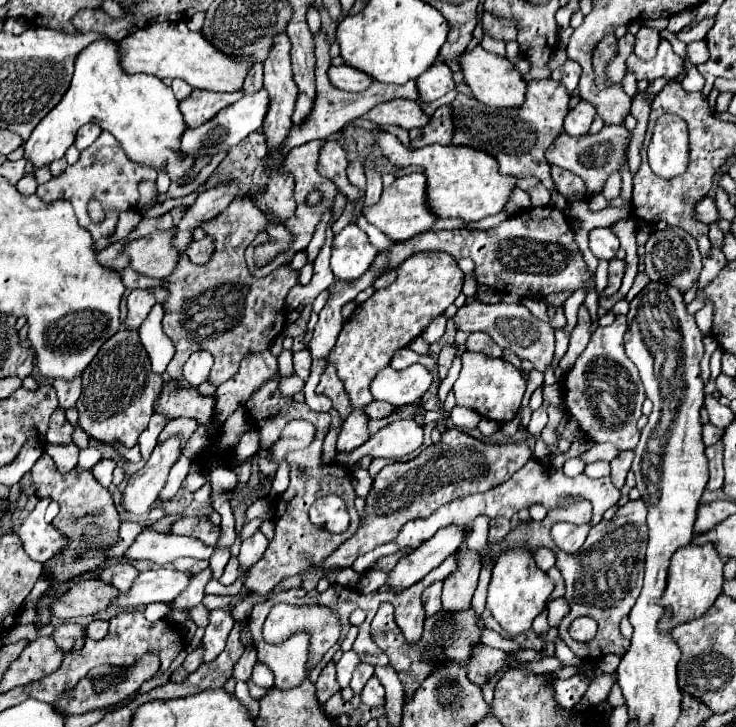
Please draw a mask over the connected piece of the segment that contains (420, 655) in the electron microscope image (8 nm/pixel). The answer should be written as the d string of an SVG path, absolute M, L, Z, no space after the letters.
M383 604L371 622L371 638L389 656L391 666L395 668L395 672L405 688L405 700L409 700L415 694L415 690L421 686L421 682L435 670L437 664L457 662L463 668L467 666L467 662L471 658L471 650L477 644L481 644L481 626L485 626L485 622L475 614L473 608L465 610L465 614L445 614L445 610L441 610L441 614L425 618L425 632L419 642L405 644L401 630L395 626L391 606Z

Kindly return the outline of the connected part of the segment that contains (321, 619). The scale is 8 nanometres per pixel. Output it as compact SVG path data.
M275 604L273 610L269 612L265 626L263 626L263 638L271 644L283 642L287 640L291 634L299 632L299 630L307 630L311 636L311 656L309 656L309 666L317 664L323 654L339 640L339 618L325 606L289 606L289 604Z

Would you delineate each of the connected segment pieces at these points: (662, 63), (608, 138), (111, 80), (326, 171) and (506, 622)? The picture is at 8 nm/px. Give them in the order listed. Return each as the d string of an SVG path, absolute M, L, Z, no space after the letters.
M661 38L659 50L657 50L657 54L655 54L653 60L645 62L645 60L639 60L635 54L631 54L627 58L627 70L633 72L637 80L649 80L649 82L653 82L655 78L661 78L661 76L675 78L683 70L683 58L679 58L673 52L671 44L665 38Z
M603 126L601 132L597 134L583 134L583 136L569 136L569 134L561 134L545 152L547 162L553 166L561 166L567 168L569 172L577 174L583 178L587 192L589 194L599 194L607 176L613 170L619 170L621 166L621 158L623 154L623 144L631 140L631 132L627 132L625 126Z
M97 40L77 56L73 82L65 98L35 126L29 140L23 142L23 158L35 168L49 166L53 160L65 156L83 124L95 122L117 138L133 162L151 166L155 170L165 170L171 182L177 182L179 186L189 184L193 162L181 154L181 136L187 126L181 118L179 100L175 100L173 90L155 76L125 74L119 66L117 50L119 46L113 40Z
M327 140L321 148L321 154L319 154L319 174L329 178L331 182L335 182L335 186L349 198L349 202L355 204L355 210L353 210L353 224L357 222L359 214L363 212L363 202L365 202L365 192L357 186L353 186L349 180L347 180L347 174L345 174L345 168L347 168L347 158L345 158L345 150L339 146L339 142L335 140Z
M527 548L505 550L505 554L501 554L501 558L497 558L497 564L493 568L489 594L487 594L487 606L493 612L493 618L509 634L517 636L531 628L533 618L543 612L545 602L551 592L553 592L553 580L541 568L537 568L537 564Z

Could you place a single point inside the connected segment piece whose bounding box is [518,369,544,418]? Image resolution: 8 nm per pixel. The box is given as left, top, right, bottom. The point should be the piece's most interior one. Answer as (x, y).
(536, 378)

